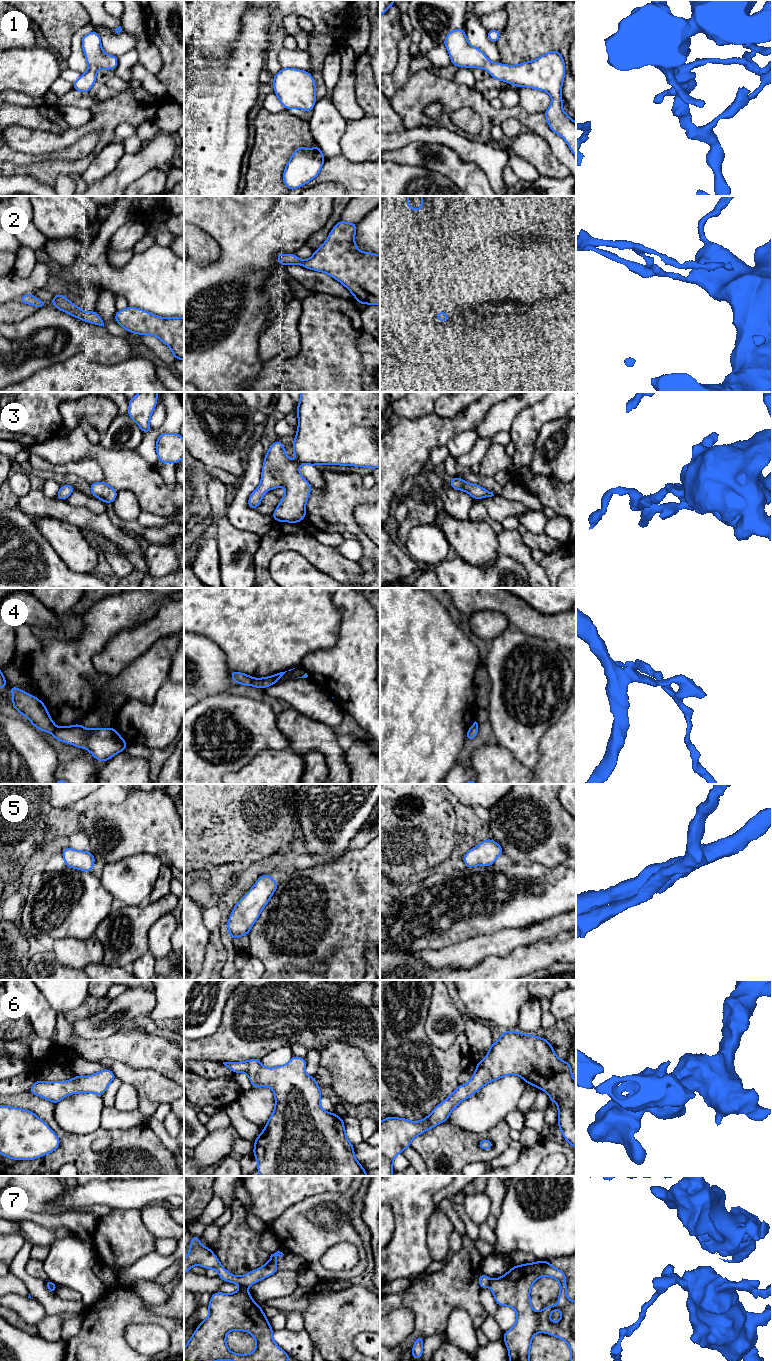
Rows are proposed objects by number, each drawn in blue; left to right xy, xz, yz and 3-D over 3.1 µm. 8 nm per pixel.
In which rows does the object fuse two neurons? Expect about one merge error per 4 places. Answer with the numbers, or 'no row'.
4, 7

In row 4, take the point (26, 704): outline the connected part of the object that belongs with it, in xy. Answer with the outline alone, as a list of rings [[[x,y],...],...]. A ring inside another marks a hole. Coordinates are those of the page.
[[[10,685],[10,691],[13,695],[13,708],[26,716],[38,730],[54,734],[57,727],[41,700],[15,686]]]

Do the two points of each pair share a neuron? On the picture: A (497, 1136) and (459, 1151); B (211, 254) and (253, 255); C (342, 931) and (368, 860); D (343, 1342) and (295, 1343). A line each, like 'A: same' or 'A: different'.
A: same
B: different
C: same
D: different

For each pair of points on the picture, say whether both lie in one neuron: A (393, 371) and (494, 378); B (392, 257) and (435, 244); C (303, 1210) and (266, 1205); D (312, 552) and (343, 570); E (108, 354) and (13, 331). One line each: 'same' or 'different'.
A: same
B: same
C: different
D: same
E: same

